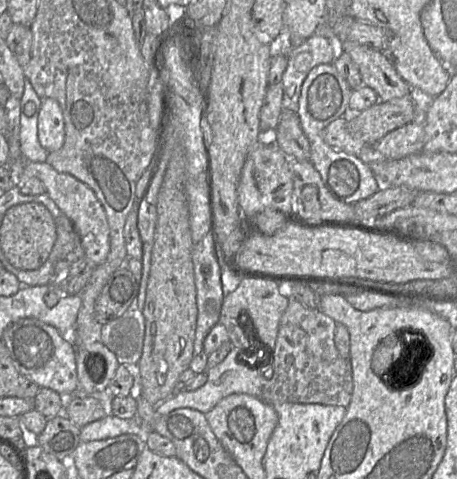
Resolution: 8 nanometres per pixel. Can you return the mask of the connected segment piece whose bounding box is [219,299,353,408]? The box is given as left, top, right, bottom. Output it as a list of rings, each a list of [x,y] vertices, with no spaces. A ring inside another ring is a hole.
[[[289,299],[289,305],[280,320],[272,359],[272,355],[263,353],[263,348],[266,349],[266,347],[256,337],[248,316],[240,315],[240,318],[242,316],[243,319],[240,323],[234,318],[221,317],[219,323],[222,323],[227,328],[232,347],[245,350],[242,352],[243,359],[245,359],[246,354],[251,353],[254,363],[256,363],[254,369],[259,371],[261,376],[263,385],[262,400],[264,402],[270,405],[288,402],[343,406],[345,408],[349,406],[353,393],[352,365],[350,359],[344,359],[340,356],[335,346],[334,336],[337,323],[332,318],[322,313],[319,309],[310,309],[295,299]],[[268,366],[273,369],[273,375],[270,379],[265,378]]]

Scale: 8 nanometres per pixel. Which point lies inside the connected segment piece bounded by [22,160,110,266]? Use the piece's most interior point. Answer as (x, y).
(77, 201)

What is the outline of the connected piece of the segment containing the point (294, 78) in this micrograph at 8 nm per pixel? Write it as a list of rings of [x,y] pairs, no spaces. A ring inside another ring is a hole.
[[[314,34],[288,52],[288,64],[282,76],[283,108],[296,112],[303,82],[309,72],[320,64],[333,63],[338,54],[335,44],[324,35]]]

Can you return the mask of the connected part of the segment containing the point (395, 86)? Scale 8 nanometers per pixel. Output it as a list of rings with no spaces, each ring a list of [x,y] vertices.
[[[340,40],[340,42],[342,50],[350,55],[353,62],[358,67],[363,85],[372,88],[377,93],[380,101],[387,102],[394,99],[410,97],[409,93],[411,87],[398,74],[389,56],[385,52],[361,45],[351,40]]]

